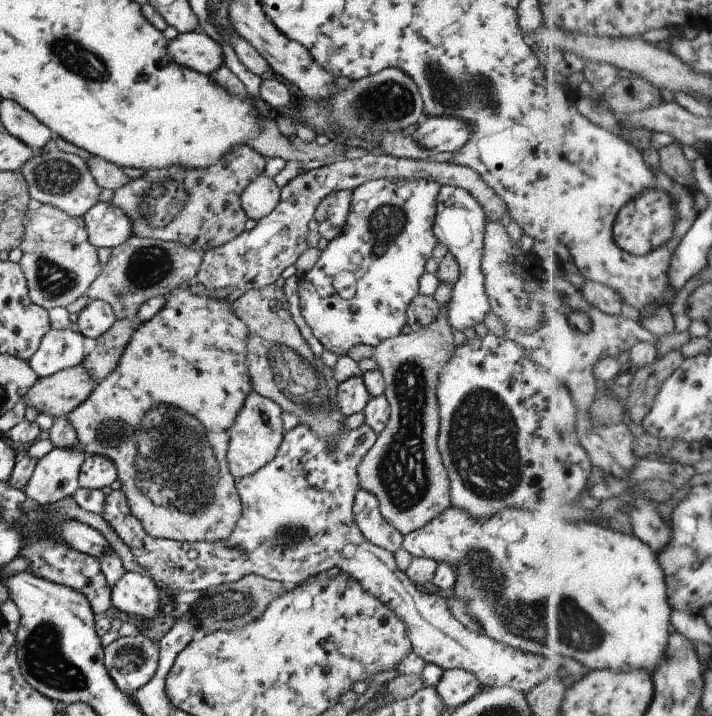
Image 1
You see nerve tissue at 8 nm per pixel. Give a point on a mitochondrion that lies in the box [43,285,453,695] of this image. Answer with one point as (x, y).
(175, 465)

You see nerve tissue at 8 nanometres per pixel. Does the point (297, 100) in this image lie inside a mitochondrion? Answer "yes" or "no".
no

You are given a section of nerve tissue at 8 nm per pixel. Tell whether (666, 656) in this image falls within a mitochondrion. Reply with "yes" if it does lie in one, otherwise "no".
no

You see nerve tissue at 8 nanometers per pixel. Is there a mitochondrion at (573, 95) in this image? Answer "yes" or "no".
no

